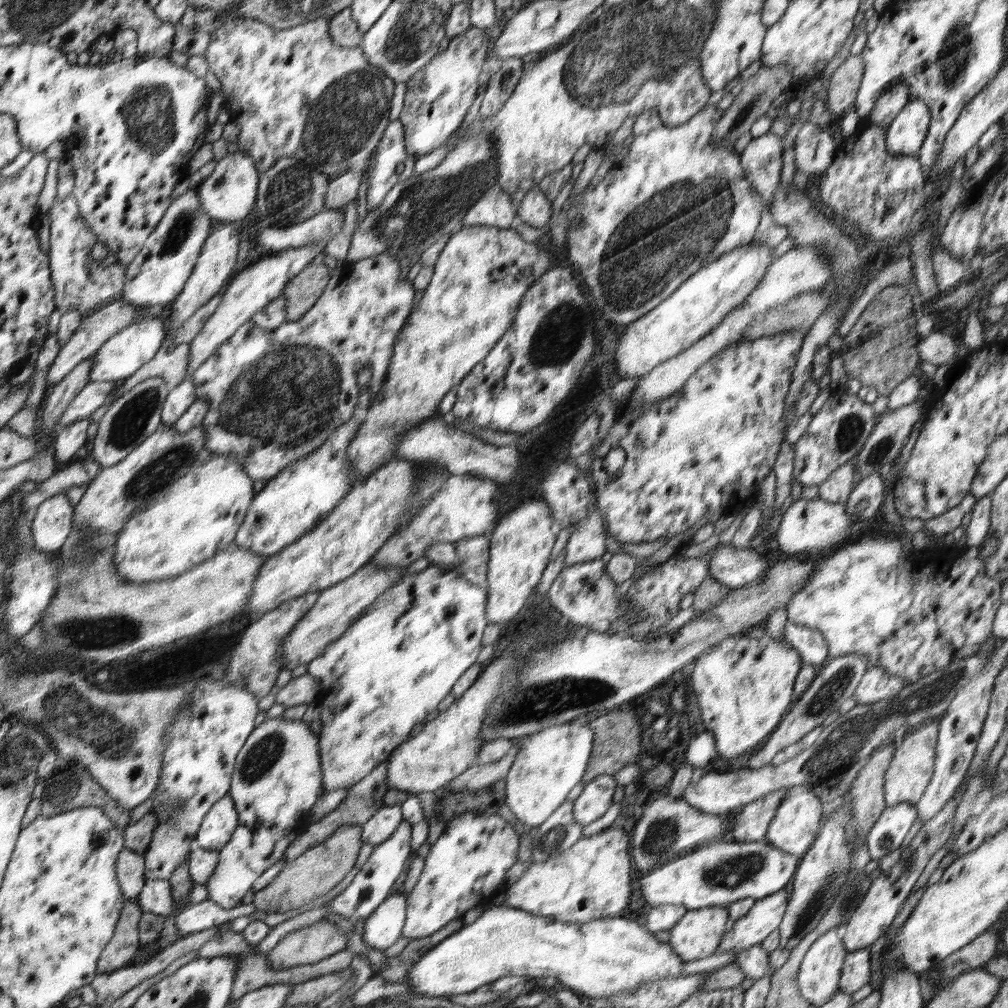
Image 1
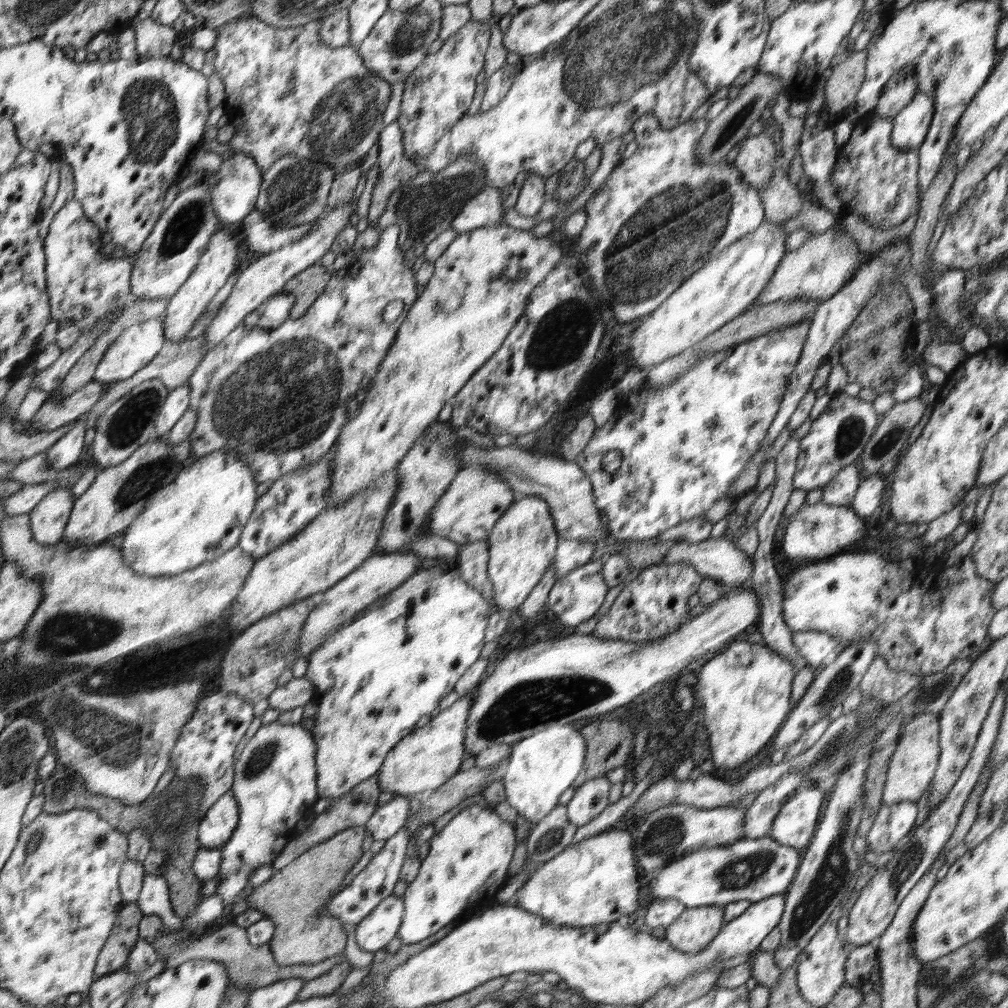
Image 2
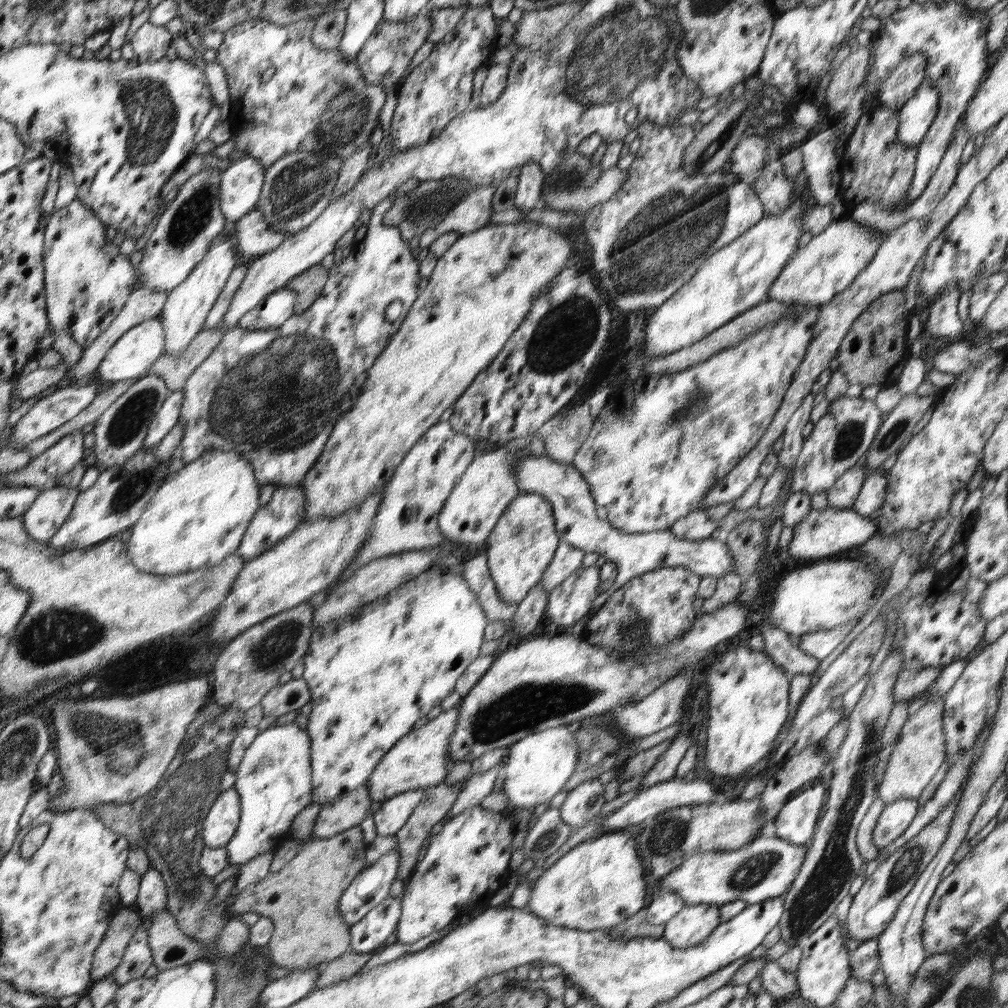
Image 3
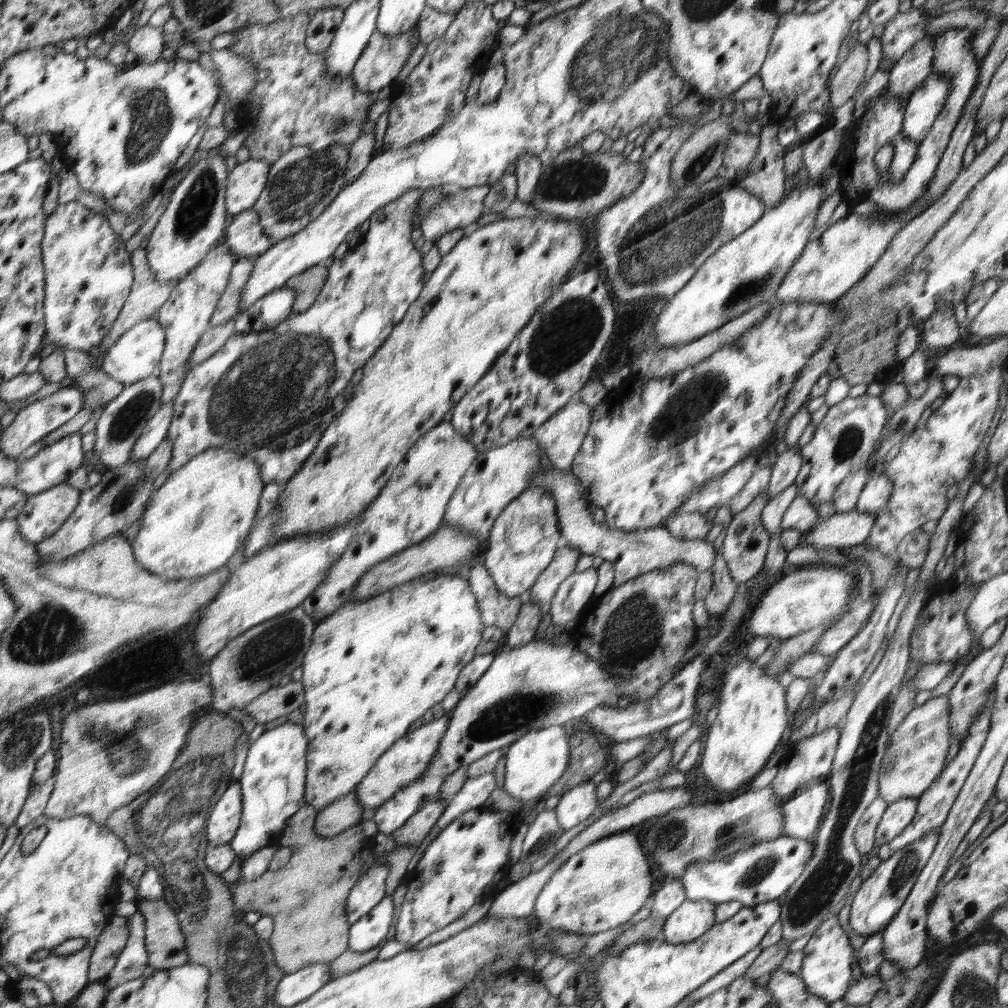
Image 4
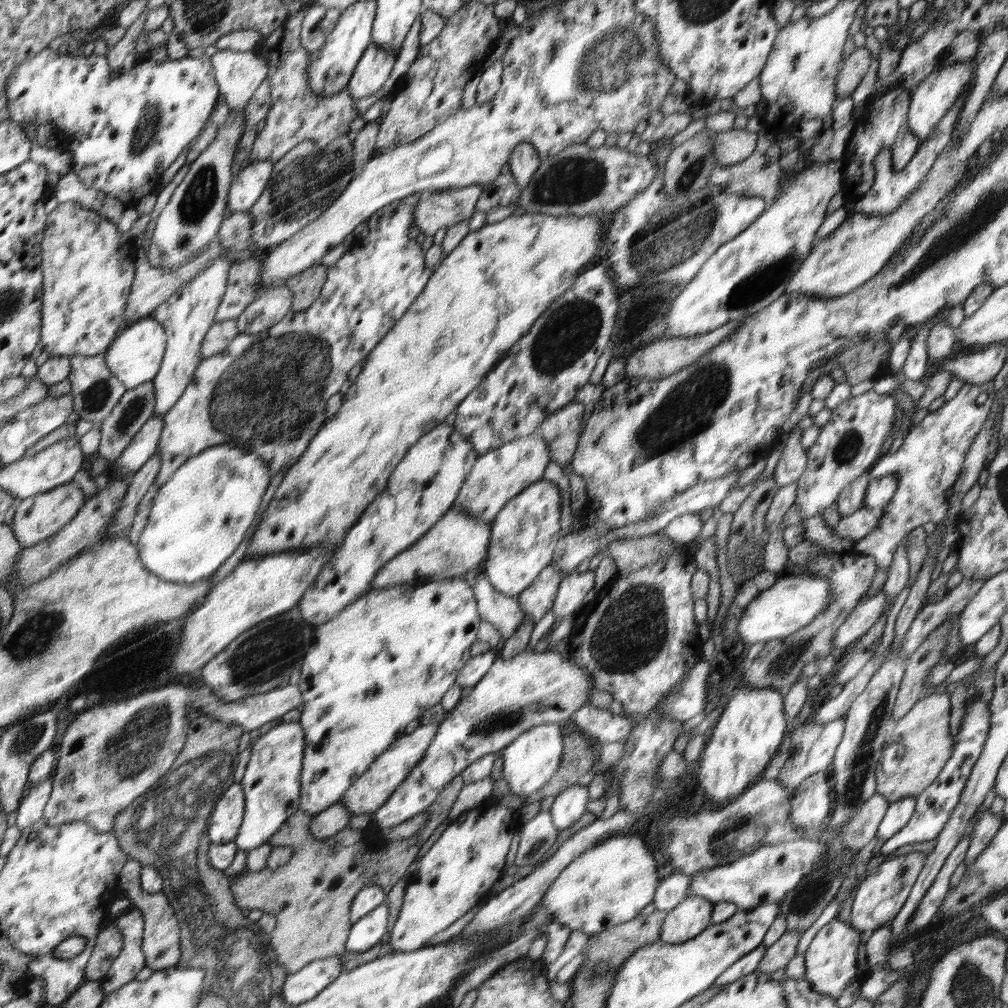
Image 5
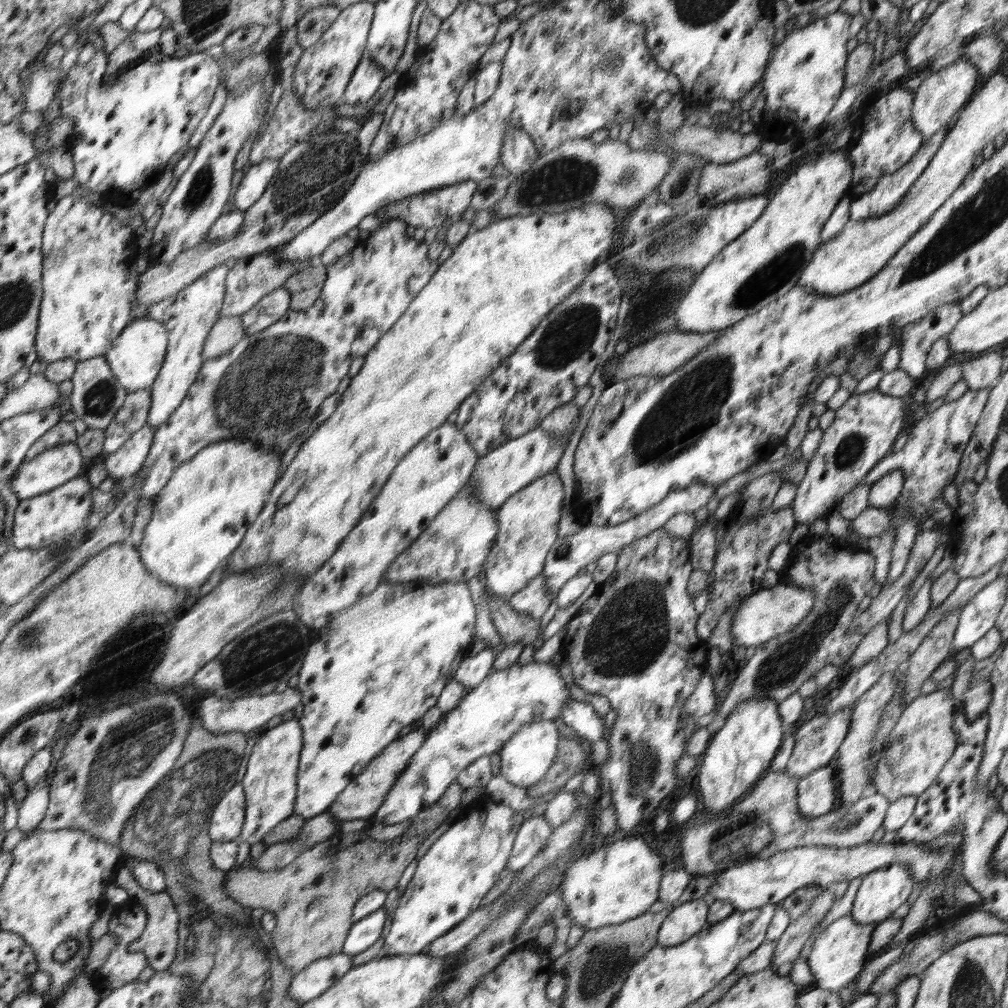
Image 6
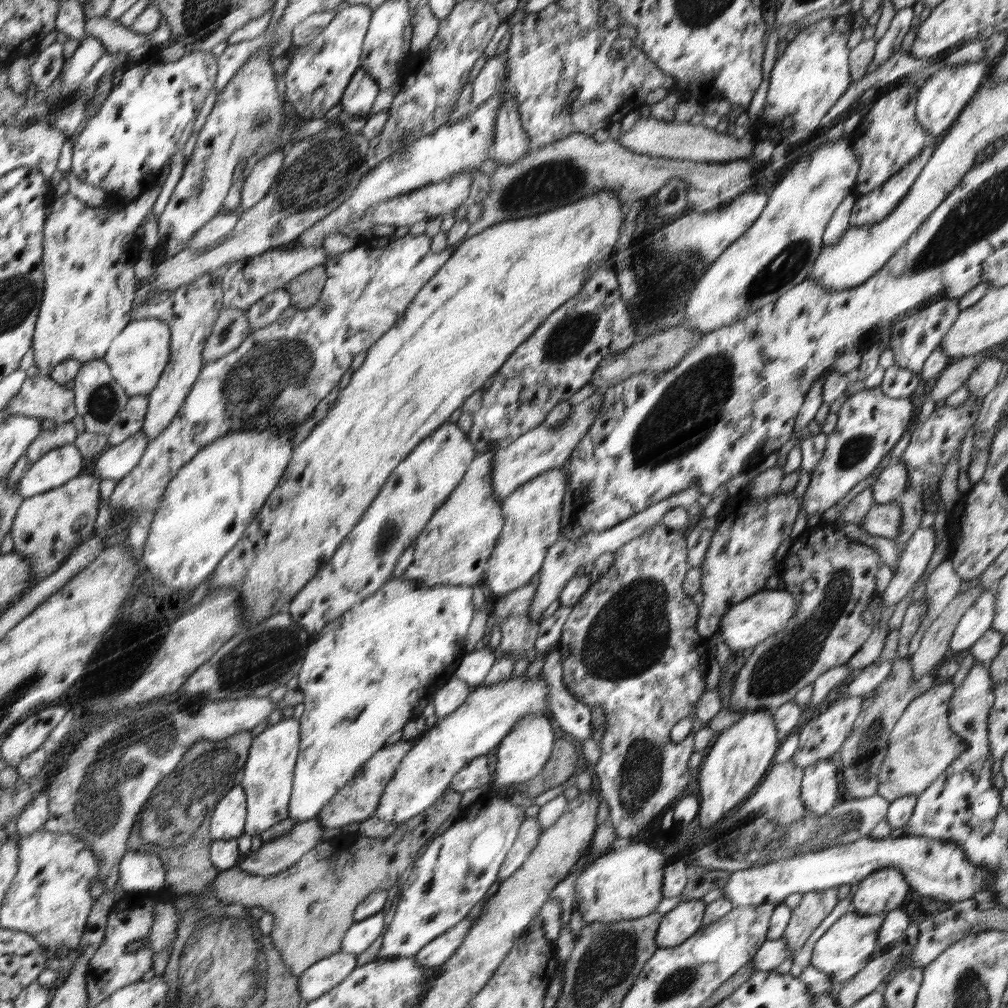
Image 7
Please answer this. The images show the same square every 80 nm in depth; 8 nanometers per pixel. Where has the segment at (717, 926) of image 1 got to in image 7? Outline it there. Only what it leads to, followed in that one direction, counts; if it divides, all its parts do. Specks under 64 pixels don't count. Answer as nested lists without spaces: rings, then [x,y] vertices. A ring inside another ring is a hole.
[[[702,899],[681,901],[664,914],[656,932],[657,948],[675,947],[701,930],[706,905]]]

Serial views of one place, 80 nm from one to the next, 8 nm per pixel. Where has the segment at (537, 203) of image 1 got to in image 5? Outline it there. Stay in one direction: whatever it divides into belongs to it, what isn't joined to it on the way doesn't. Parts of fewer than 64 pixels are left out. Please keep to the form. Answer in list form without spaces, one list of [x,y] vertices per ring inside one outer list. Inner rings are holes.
[[[520,143],[510,156],[509,170],[514,175],[519,192],[525,189],[539,167],[541,158],[530,143]]]

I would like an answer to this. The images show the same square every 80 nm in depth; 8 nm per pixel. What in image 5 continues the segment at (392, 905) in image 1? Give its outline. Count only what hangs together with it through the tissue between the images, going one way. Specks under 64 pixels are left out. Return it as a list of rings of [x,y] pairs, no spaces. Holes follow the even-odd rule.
[[[383,902],[355,922],[351,936],[347,939],[346,950],[362,953],[379,945],[382,936],[386,934],[386,926],[388,926],[388,905]]]

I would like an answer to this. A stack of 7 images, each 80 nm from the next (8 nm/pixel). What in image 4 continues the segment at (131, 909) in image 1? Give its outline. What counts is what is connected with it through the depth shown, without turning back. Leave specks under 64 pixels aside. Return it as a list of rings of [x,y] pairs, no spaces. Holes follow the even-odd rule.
[[[115,915],[104,928],[91,958],[90,979],[93,983],[101,982],[112,970],[125,947],[128,936],[130,936],[128,917]]]

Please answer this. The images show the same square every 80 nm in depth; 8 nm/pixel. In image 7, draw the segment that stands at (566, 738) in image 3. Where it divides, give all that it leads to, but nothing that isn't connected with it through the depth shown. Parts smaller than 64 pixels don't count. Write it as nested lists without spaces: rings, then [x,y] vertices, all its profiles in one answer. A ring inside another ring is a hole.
[[[526,715],[495,750],[497,765],[489,785],[517,785],[529,778],[538,778],[554,748],[554,732],[549,718],[544,715]]]

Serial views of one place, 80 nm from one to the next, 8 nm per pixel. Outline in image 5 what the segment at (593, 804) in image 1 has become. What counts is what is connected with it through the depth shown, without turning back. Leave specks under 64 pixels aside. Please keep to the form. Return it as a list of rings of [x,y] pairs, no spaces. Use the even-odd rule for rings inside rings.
[[[574,785],[562,792],[556,800],[554,800],[554,804],[550,808],[550,815],[552,815],[552,823],[554,827],[558,830],[568,829],[572,827],[578,819],[580,819],[586,813],[586,805],[590,802],[589,799],[589,788],[588,786],[577,786]]]

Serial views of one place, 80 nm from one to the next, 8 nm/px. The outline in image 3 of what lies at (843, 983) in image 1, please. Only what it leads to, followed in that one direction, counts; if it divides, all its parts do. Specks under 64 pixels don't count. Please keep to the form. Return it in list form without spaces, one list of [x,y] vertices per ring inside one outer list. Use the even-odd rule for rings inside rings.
[[[872,938],[863,941],[854,952],[850,952],[849,959],[851,977],[859,981],[870,981],[872,974],[876,974],[881,969],[878,940]]]

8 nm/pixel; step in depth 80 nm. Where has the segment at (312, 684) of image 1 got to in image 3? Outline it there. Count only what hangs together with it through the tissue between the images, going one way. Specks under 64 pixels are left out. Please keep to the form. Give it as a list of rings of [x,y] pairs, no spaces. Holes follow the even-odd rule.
[[[287,677],[278,687],[274,687],[264,696],[262,706],[263,716],[284,716],[308,704],[310,691],[307,682],[302,678]]]

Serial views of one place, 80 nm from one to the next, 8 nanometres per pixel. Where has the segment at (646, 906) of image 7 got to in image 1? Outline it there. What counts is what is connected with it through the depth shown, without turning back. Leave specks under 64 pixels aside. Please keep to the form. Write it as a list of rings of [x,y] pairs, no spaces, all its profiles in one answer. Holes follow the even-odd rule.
[[[604,830],[582,838],[569,850],[542,863],[533,863],[506,892],[506,904],[526,912],[566,923],[590,923],[595,919],[628,914],[632,896],[628,836],[624,830]]]

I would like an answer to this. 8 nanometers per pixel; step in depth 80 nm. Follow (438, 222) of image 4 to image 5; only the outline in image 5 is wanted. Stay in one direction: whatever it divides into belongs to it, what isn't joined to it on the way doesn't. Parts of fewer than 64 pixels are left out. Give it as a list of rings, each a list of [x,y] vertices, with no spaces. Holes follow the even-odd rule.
[[[481,183],[434,192],[430,198],[416,203],[413,215],[418,228],[426,236],[432,236],[440,228],[469,220],[476,211],[475,204],[481,192]]]

